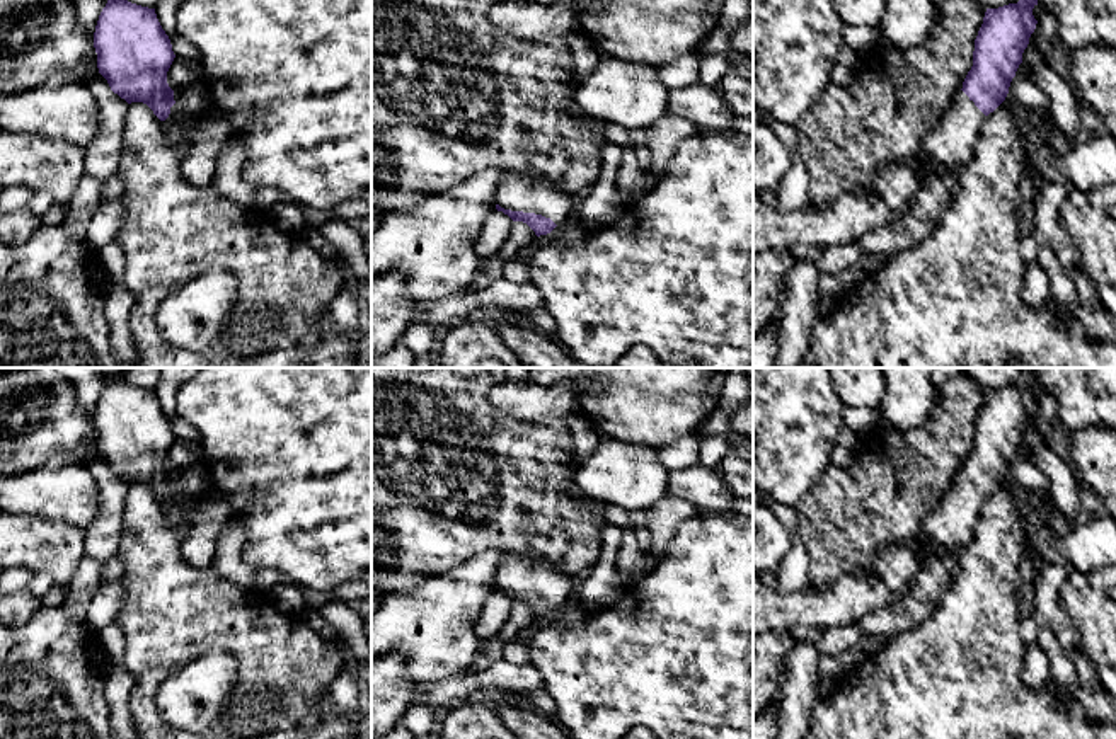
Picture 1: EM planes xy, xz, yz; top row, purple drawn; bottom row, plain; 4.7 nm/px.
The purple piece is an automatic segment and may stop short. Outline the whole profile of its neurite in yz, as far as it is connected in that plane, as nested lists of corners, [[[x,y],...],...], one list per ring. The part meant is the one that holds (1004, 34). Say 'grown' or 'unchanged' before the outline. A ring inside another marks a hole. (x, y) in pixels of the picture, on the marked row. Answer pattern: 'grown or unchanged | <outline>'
grown | [[[1019,0],[998,9],[987,9],[975,39],[973,66],[963,89],[923,136],[918,160],[923,180],[947,167],[966,167],[973,162],[987,116],[1007,97],[1022,53],[1038,20],[1033,9],[1038,0]]]

